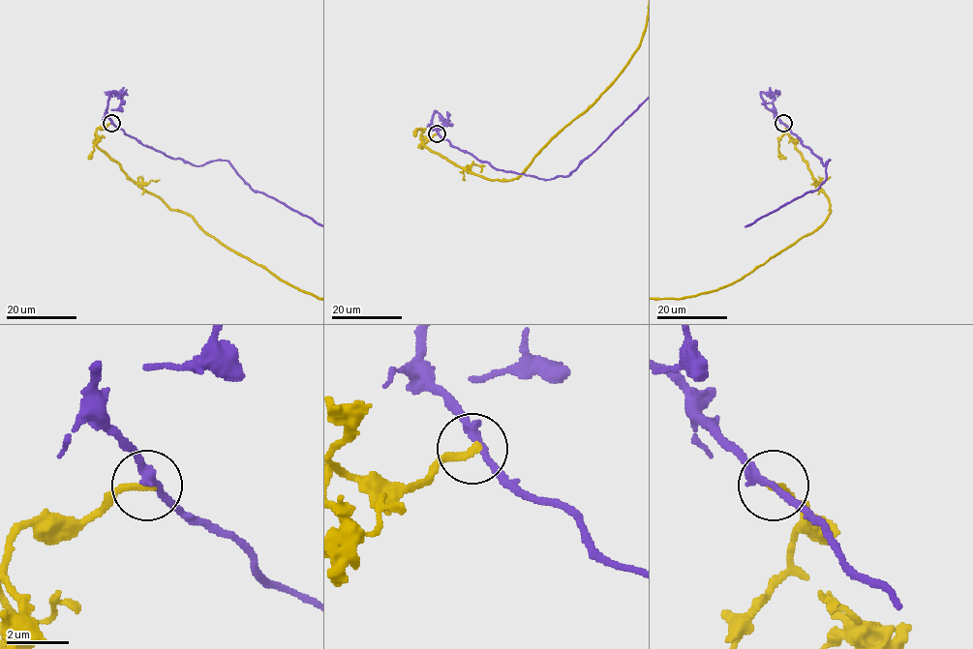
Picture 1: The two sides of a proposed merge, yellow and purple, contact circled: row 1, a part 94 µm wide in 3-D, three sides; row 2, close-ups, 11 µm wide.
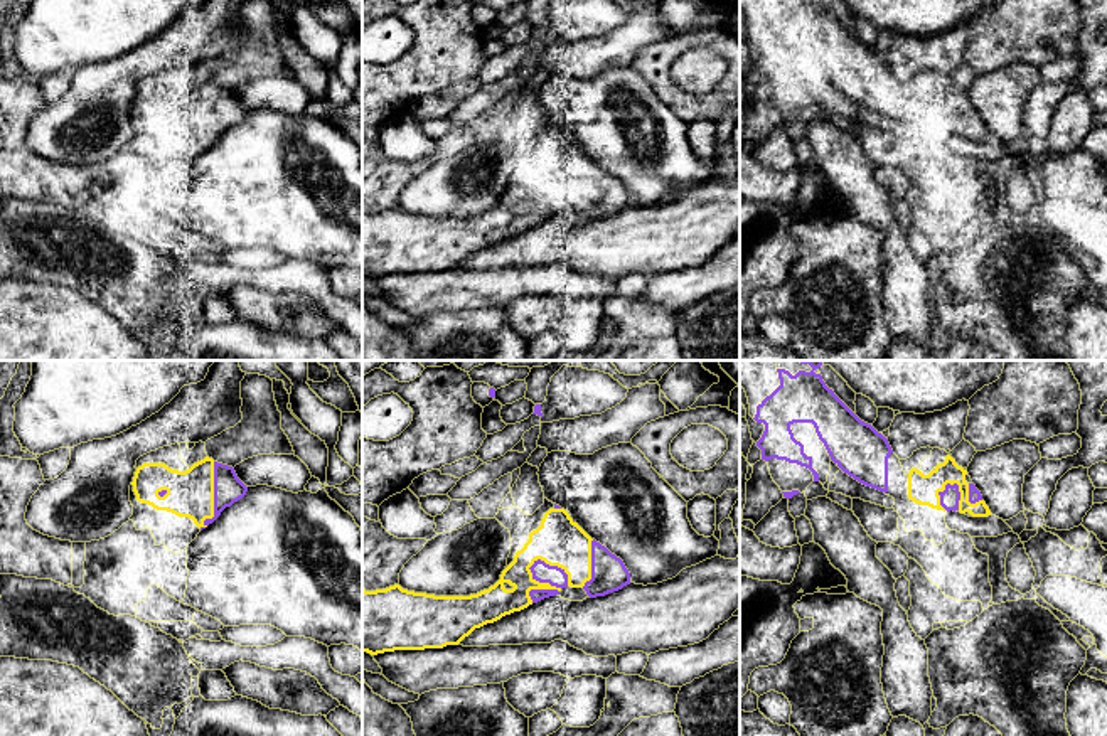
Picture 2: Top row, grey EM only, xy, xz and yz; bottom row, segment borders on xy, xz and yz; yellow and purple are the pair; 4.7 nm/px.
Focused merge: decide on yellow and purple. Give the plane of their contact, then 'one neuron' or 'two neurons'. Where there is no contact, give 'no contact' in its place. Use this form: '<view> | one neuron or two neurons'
xz | two neurons

